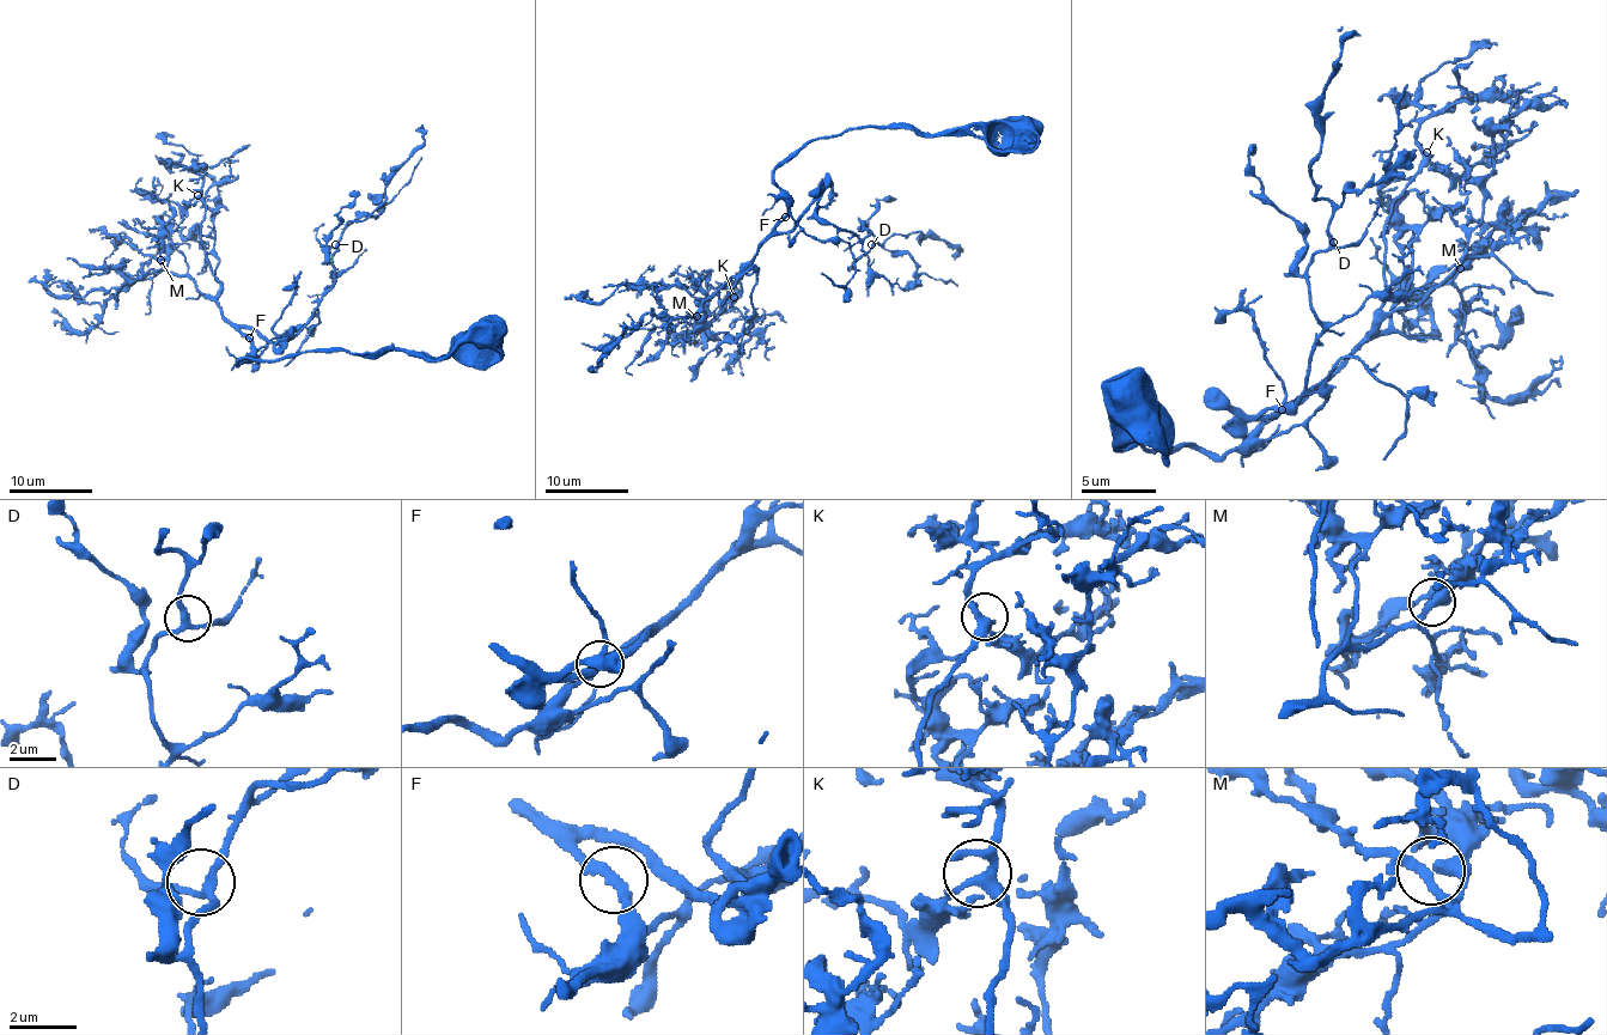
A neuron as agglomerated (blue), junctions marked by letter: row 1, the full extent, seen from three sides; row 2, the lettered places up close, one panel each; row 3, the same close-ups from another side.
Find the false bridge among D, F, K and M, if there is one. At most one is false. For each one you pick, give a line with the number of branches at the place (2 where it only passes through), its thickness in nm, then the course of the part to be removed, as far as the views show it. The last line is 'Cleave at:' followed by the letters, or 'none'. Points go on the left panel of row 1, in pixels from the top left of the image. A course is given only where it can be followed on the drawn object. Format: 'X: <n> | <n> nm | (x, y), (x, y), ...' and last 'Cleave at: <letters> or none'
Cleave at: none

